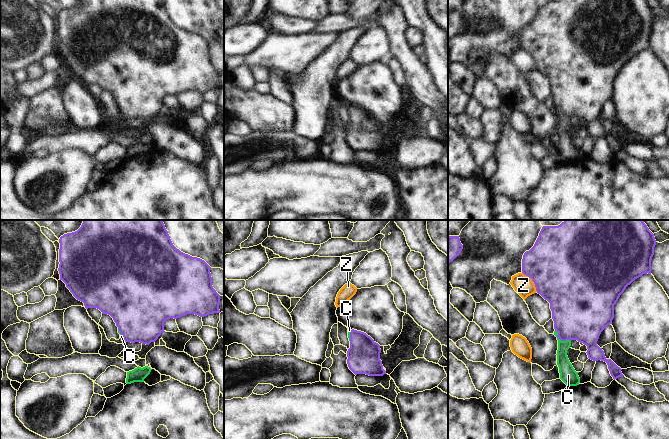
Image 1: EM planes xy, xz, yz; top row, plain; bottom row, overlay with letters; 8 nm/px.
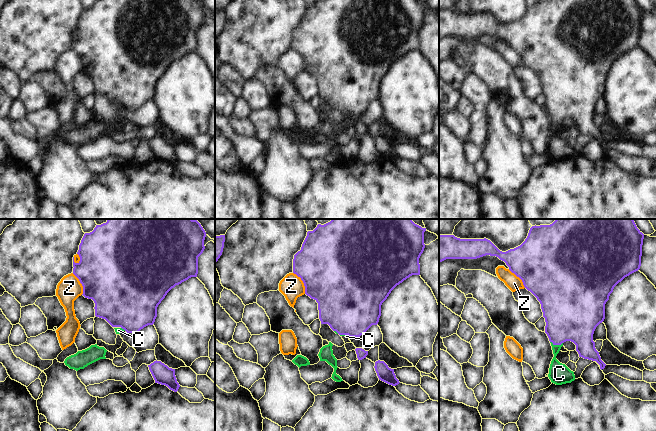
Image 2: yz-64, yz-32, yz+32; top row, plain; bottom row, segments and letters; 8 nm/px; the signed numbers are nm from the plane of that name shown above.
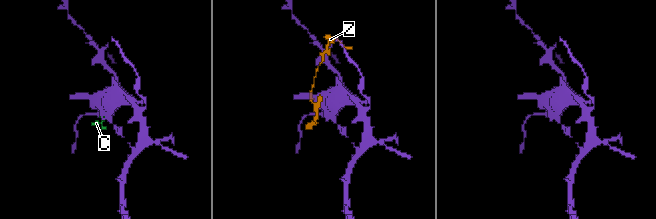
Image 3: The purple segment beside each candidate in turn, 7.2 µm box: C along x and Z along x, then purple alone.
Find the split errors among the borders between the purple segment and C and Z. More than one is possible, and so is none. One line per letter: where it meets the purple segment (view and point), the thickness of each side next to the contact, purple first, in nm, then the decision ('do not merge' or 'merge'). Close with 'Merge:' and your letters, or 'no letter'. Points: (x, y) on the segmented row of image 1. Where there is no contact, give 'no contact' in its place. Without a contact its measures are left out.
C: yz (560, 339) | 420/120 nm | merge
Z: yz (532, 280) | 500/160 nm | do not merge
Merge: C

